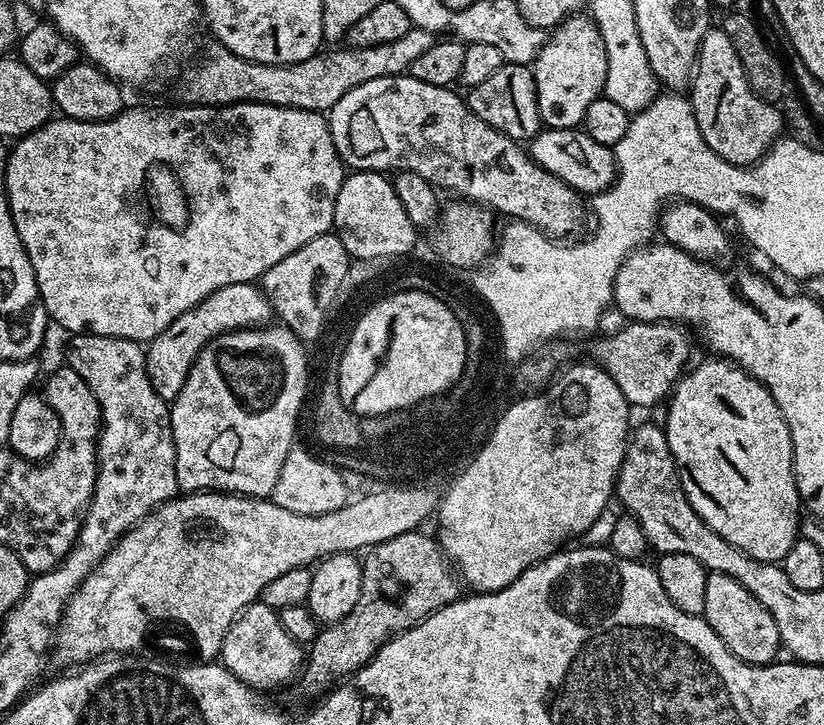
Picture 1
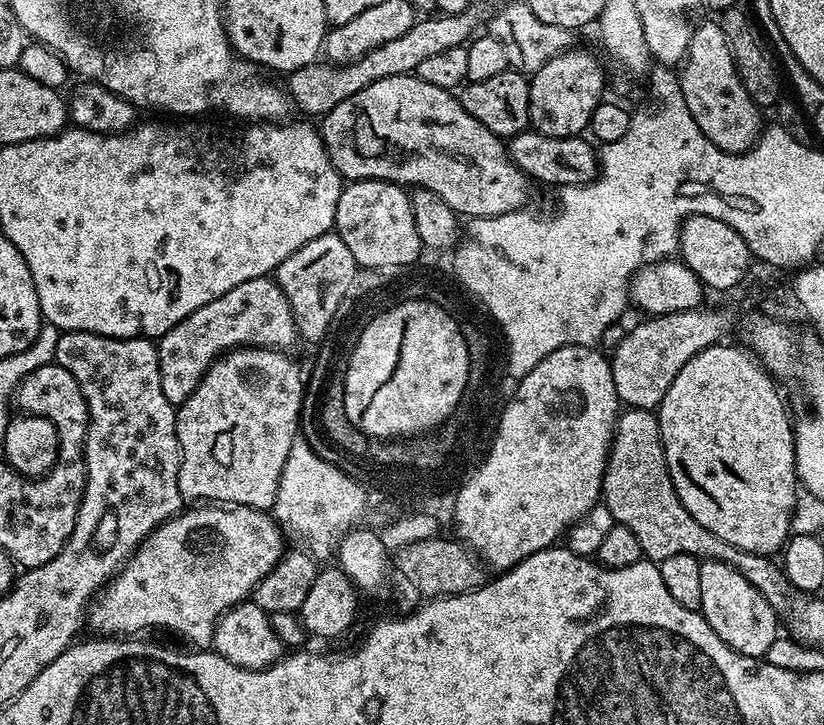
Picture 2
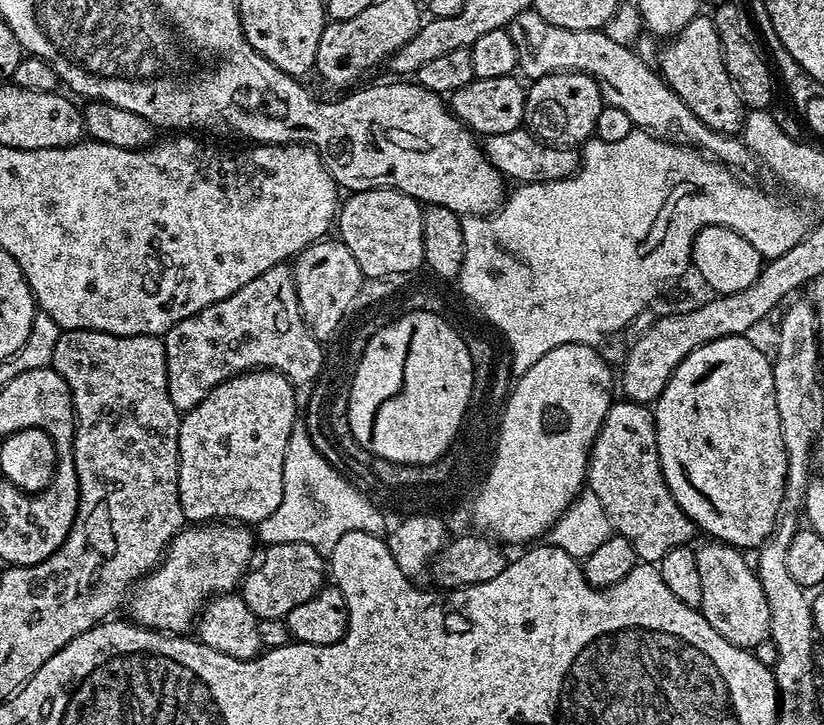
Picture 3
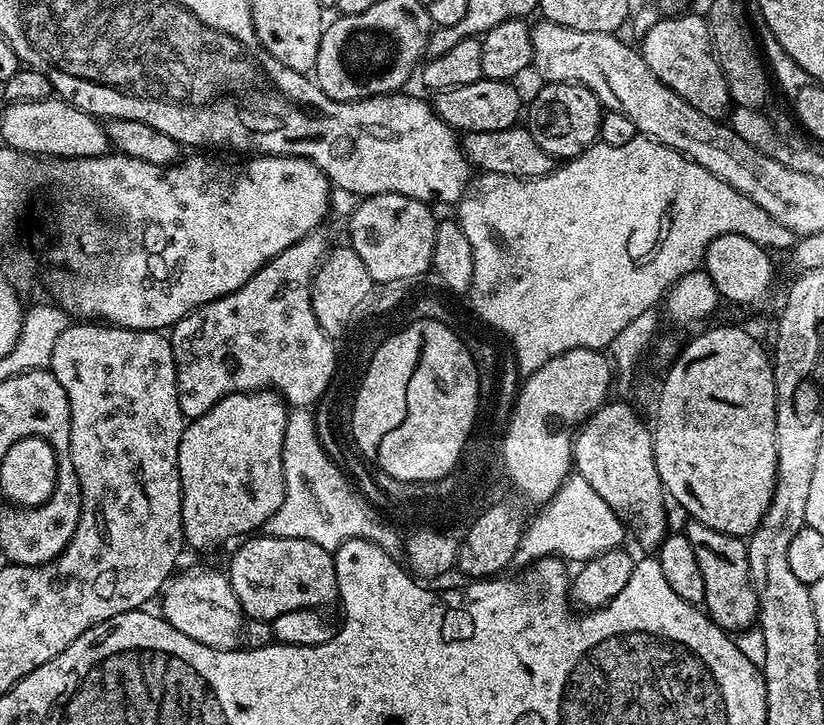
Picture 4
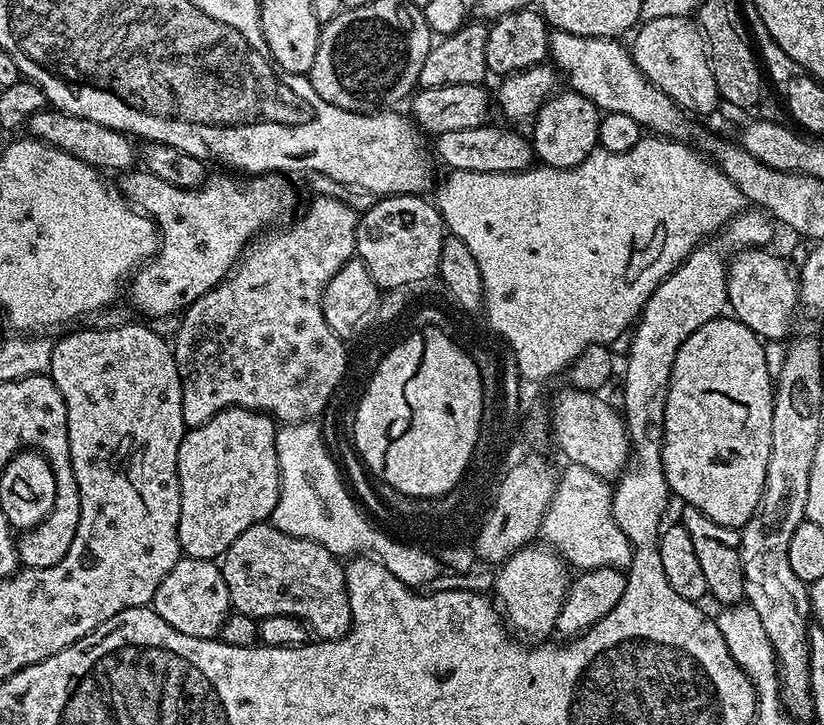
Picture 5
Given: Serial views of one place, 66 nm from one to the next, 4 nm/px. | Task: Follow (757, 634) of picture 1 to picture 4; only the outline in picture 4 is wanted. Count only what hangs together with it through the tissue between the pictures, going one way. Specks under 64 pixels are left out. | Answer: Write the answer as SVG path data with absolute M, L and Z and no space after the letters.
M693 519L687 523L686 535L690 546L694 546L694 555L702 569L702 582L706 585L703 607L708 617L729 634L751 629L757 623L760 607L750 578L747 543L741 537L722 534Z

